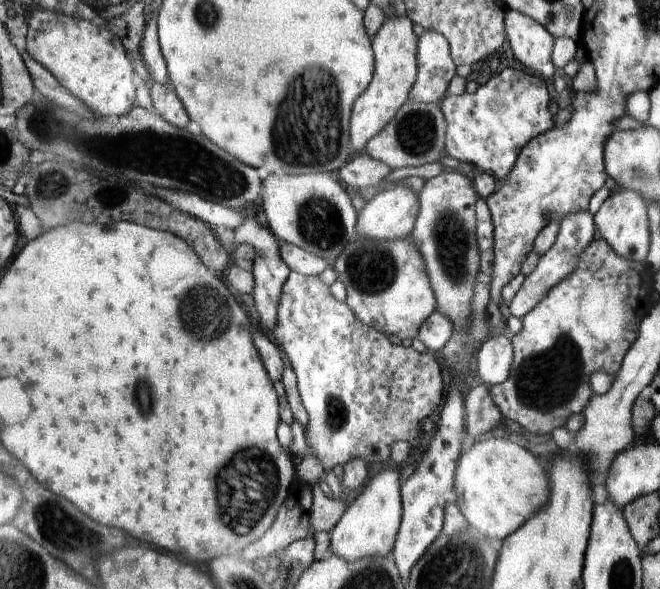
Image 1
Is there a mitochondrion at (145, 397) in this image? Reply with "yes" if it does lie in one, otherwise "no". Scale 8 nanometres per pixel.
yes

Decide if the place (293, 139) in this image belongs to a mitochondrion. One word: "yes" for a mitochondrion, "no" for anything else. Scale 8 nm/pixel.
yes

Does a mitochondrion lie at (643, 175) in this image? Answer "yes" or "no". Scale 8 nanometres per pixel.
yes

